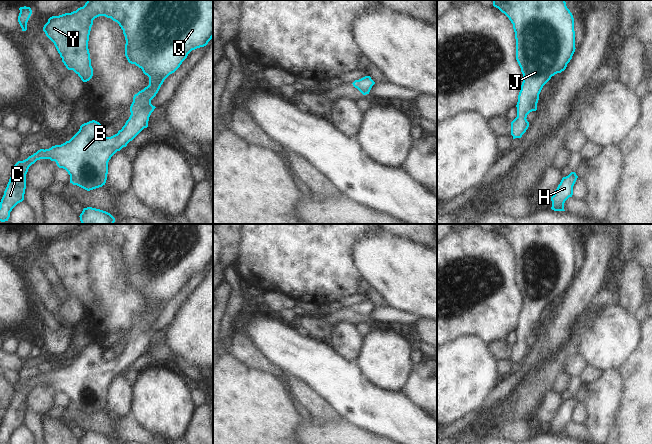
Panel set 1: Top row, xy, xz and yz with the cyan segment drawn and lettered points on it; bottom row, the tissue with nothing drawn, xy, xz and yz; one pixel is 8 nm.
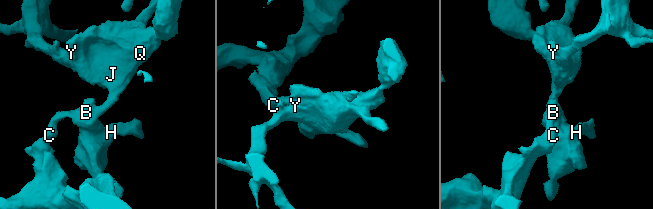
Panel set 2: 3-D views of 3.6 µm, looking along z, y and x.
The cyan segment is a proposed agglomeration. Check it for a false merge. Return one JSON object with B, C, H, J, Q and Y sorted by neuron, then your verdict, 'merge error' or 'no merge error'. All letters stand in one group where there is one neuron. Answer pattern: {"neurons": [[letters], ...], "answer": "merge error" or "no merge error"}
{"neurons": [["B", "C", "H", "J", "Q", "Y"]], "answer": "no merge error"}

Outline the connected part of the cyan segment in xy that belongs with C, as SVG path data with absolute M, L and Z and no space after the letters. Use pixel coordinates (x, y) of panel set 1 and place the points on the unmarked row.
M87 224L85 229L76 235L50 241L43 251L43 255L54 267L66 292L73 294L83 306L89 305L93 300L88 265L93 244L99 240L111 242L119 248L126 264L125 280L129 287L141 292L143 297L149 301L149 309L134 319L133 326L130 330L131 339L117 358L111 361L105 361L102 358L102 349L92 344L82 348L79 355L69 365L61 369L52 370L49 373L40 373L27 383L18 385L14 389L13 397L0 426L0 444L8 444L12 433L24 424L26 398L29 391L37 384L50 383L51 385L55 385L59 392L63 392L68 396L70 407L87 415L105 409L108 398L108 386L111 381L117 375L126 371L144 352L148 351L149 341L156 332L151 328L151 324L158 317L164 304L180 291L192 274L206 270L213 262L213 224Z

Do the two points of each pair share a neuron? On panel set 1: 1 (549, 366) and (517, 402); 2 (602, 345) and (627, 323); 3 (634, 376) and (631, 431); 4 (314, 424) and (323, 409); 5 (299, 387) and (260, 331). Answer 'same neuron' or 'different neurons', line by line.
1: same neuron
2: same neuron
3: same neuron
4: different neurons
5: different neurons

